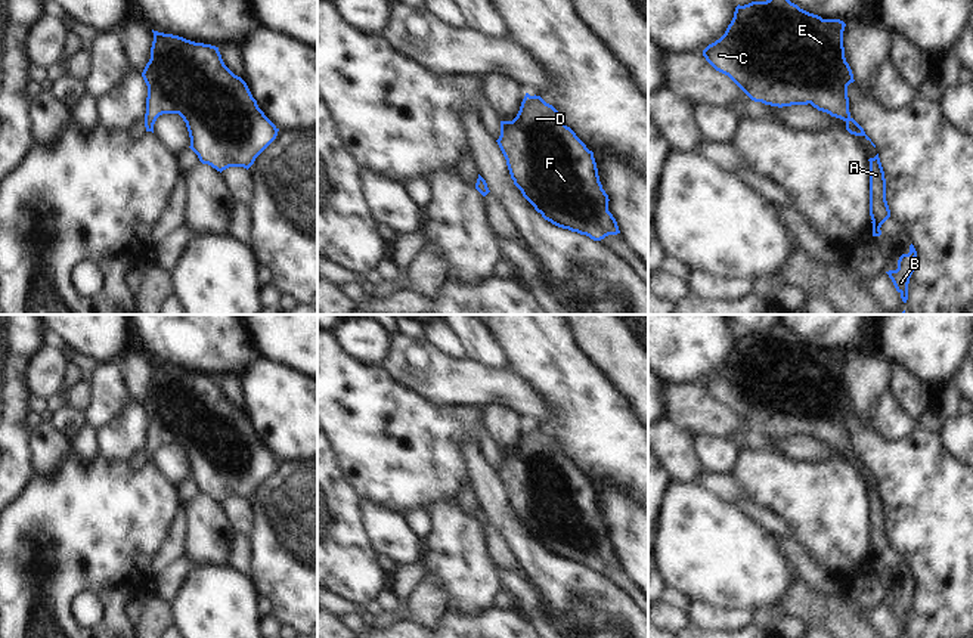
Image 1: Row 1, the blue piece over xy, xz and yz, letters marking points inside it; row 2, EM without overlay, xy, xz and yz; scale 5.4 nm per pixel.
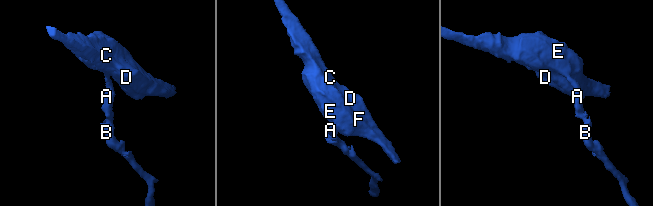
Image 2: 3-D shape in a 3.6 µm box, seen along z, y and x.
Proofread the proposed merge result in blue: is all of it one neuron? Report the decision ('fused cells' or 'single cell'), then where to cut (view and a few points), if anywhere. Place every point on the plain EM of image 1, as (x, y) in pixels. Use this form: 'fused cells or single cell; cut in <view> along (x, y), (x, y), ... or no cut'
single cell; no cut

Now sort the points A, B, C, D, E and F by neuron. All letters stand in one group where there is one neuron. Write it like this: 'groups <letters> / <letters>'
groups A B C D E F

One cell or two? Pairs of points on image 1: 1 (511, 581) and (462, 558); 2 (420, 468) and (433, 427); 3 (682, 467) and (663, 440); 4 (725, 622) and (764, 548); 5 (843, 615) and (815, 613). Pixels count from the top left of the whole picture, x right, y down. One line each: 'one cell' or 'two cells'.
1: two cells
2: one cell
3: one cell
4: two cells
5: one cell

